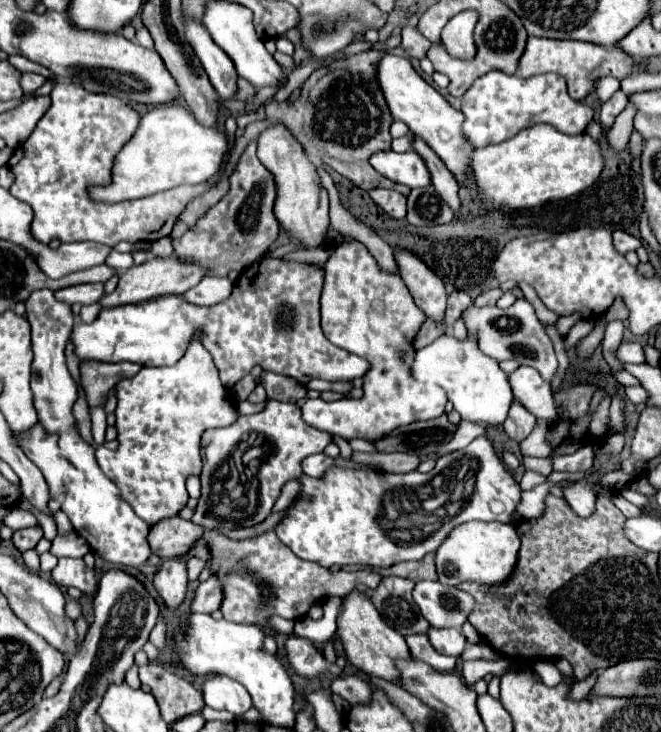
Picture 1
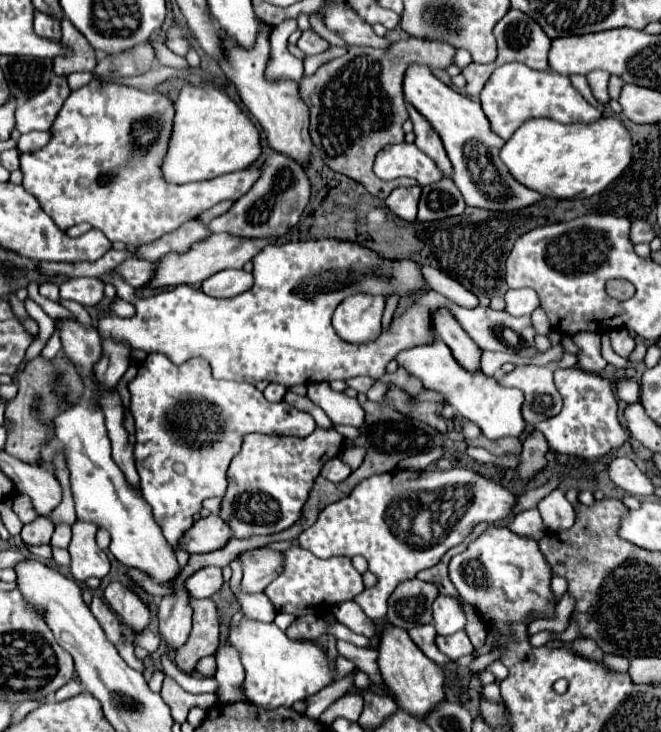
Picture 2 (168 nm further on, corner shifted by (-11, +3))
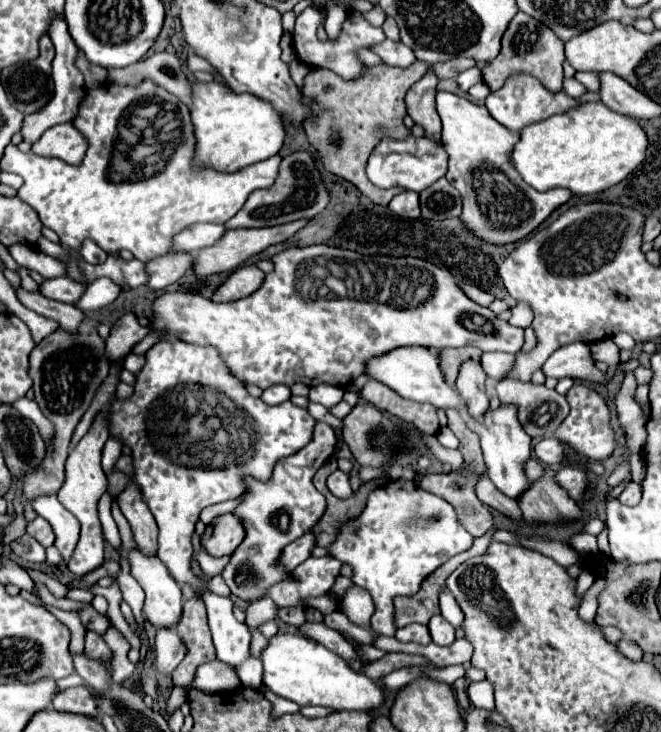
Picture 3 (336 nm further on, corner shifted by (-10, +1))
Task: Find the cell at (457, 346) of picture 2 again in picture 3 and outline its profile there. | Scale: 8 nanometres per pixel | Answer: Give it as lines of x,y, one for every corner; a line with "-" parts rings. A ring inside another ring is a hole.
464,360
460,364
456,388
460,396
466,400
466,406
470,408
472,416
480,416
482,412
486,412
488,396
484,392
484,380
486,380
486,374
476,360

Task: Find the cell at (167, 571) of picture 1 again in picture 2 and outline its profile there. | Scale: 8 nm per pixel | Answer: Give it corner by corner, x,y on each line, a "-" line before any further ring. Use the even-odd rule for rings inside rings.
177,590
175,594
169,594
159,604
159,634
165,640
167,650
179,650
183,642
187,642
187,634
191,632
191,606
189,606
189,594
187,590

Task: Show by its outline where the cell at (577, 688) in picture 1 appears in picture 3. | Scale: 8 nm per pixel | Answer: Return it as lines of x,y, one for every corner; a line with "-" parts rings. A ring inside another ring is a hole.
622,638
616,646
618,646
620,654
624,654
628,660
640,660
642,654
644,654
644,652
634,644
634,642
630,642
630,640
626,640
626,638

